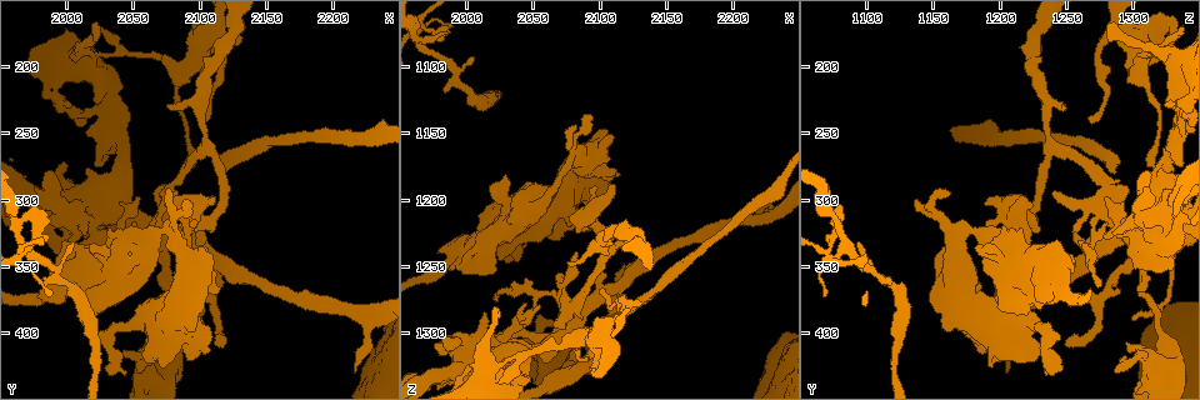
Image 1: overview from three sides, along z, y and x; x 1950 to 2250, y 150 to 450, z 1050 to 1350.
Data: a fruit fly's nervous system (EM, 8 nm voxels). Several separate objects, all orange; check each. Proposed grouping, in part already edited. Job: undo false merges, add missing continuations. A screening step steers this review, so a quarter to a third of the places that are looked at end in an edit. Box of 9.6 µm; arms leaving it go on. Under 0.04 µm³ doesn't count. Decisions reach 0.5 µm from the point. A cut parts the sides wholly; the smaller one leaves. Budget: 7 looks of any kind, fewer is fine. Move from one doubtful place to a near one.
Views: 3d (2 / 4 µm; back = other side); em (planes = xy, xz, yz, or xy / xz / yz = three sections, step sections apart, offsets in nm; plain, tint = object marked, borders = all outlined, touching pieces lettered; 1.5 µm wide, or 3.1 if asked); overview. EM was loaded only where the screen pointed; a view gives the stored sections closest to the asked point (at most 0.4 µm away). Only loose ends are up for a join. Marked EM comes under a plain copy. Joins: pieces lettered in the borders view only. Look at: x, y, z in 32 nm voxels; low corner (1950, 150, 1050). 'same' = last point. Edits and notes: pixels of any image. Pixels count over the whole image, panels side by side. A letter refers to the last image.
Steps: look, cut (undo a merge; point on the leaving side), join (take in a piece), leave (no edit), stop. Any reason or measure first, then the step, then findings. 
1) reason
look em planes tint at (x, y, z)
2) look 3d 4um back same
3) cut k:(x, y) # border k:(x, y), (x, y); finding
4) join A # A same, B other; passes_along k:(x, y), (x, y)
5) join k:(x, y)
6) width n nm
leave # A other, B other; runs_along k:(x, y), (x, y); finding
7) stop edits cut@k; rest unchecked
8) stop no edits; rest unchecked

free end
look em 3.1um xy step 8 tint at (2132, 180, 1278)

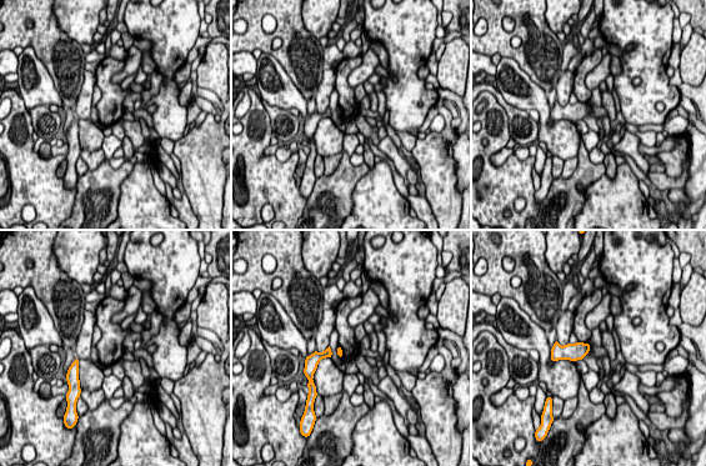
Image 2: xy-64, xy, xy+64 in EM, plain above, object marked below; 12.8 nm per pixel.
what lies round it
look em 3.1um xy step 8 borders same

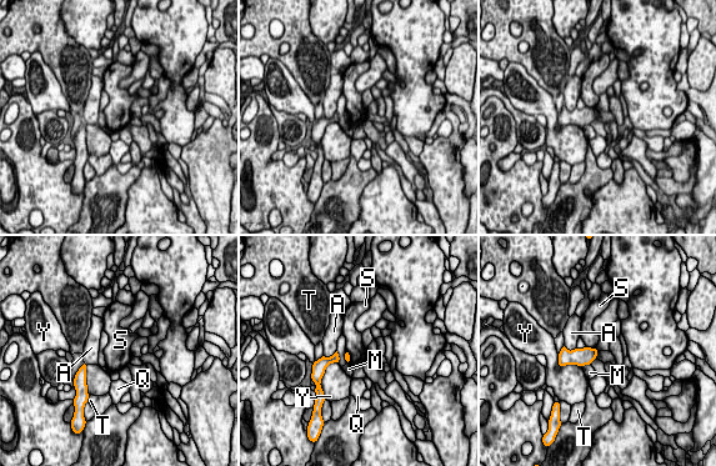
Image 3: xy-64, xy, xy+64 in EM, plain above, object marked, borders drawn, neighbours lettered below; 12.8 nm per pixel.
leave # A other, M other, Q other, S other, T other, Y other; border 3:(564, 344), (569, 350), (576, 347); no lettered piece goes on from it

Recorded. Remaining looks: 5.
an open end
look 3d 4um at (2080, 294, 1240)

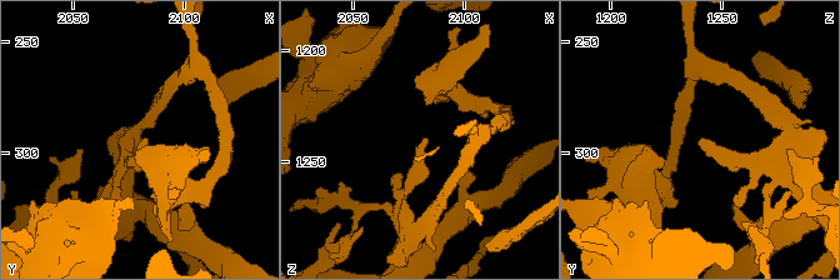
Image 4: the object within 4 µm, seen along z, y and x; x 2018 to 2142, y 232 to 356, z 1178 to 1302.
need the tissue
look em planes borders at (2084, 293, 1240)

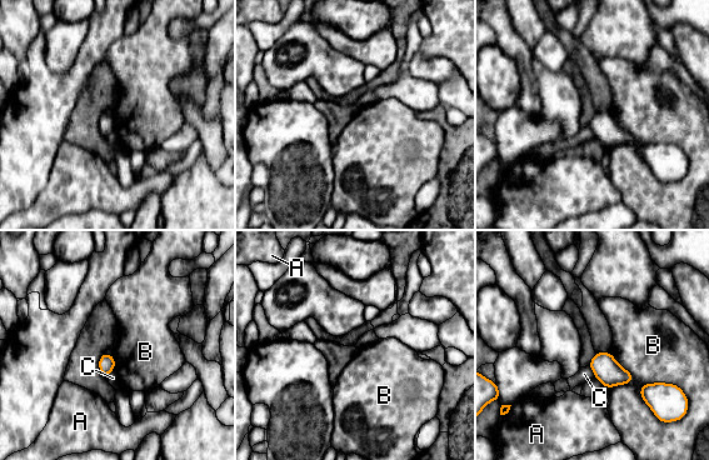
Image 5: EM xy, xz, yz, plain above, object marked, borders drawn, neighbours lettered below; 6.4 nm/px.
leave # A other, B other, C other; no lettered piece goes on from it

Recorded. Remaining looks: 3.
branch stops here
look em xz step 8 borders at (2002, 230, 1322)

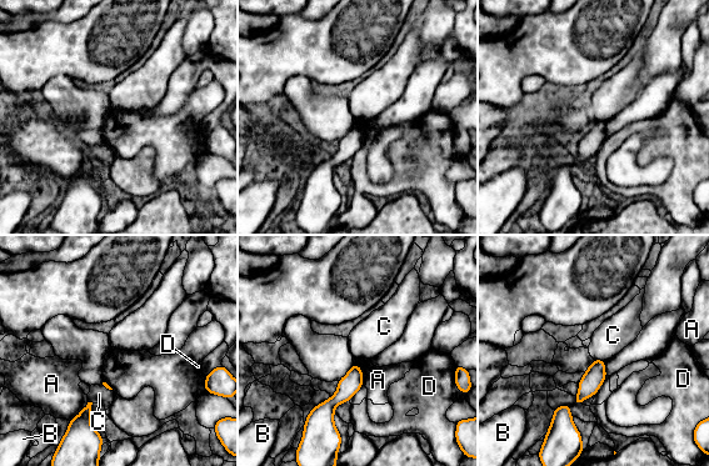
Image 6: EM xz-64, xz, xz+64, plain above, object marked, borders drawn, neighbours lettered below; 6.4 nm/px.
width 100 nm
leave # A other, B other, C other, D other; border 6:(594, 359), (603, 360); no lettered piece goes on from it

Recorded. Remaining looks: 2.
stop no edits; rest unchecked

